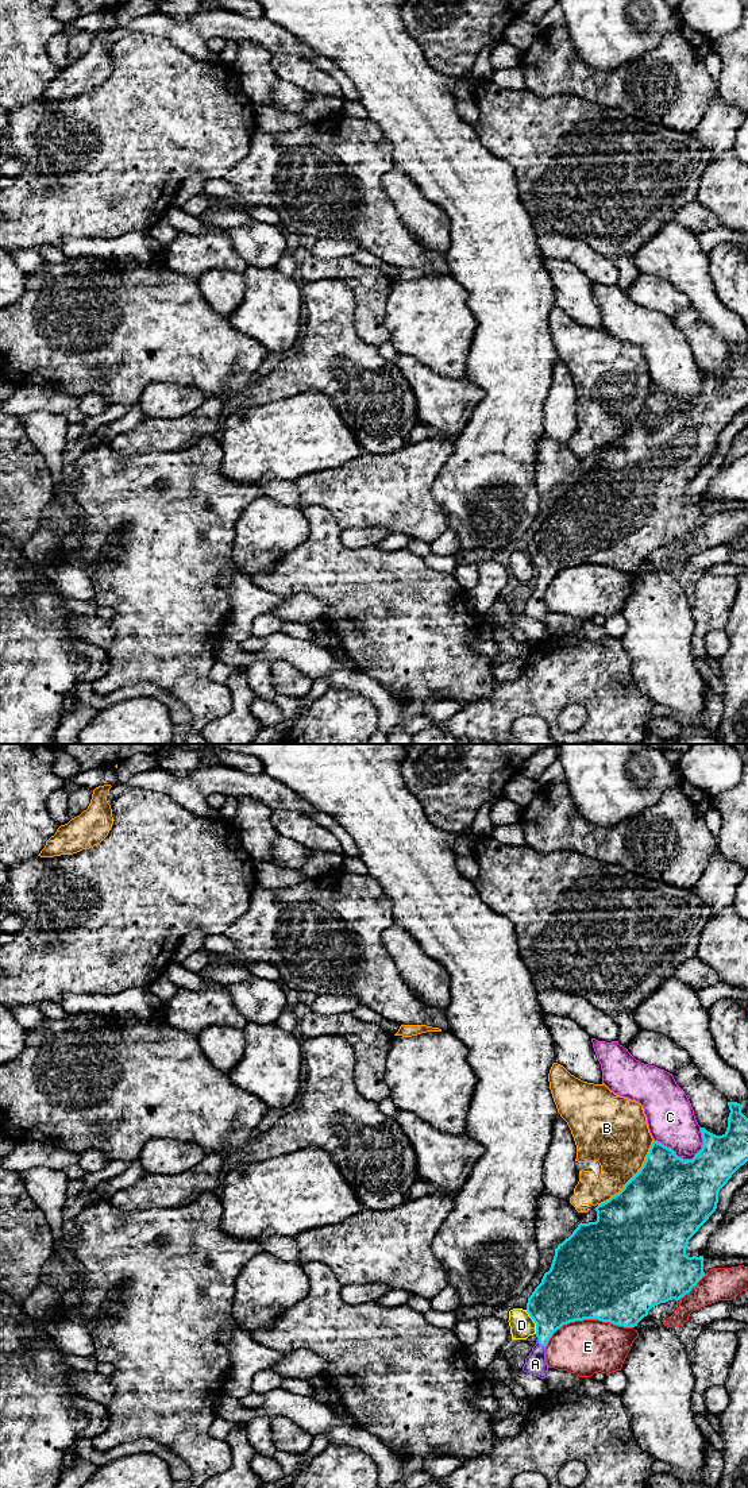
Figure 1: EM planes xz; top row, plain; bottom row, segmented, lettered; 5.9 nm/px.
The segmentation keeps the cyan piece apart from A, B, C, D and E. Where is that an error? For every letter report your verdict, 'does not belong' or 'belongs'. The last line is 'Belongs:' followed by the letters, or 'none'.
A: belongs
B: does not belong
C: does not belong
D: does not belong
E: does not belong
Belongs: A

